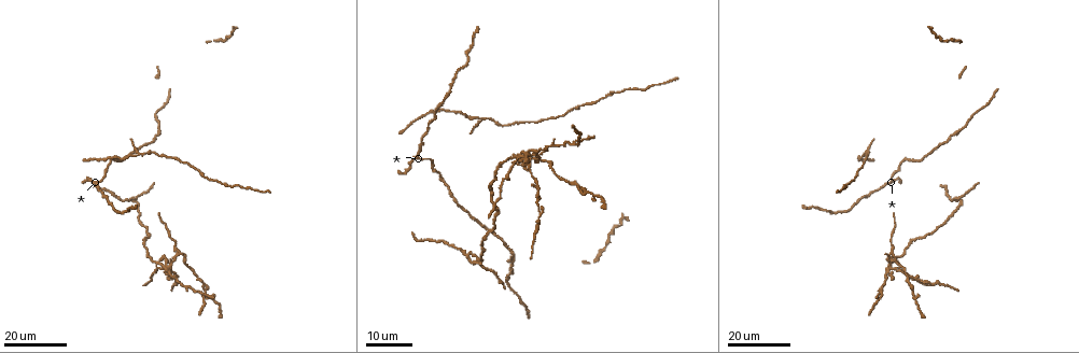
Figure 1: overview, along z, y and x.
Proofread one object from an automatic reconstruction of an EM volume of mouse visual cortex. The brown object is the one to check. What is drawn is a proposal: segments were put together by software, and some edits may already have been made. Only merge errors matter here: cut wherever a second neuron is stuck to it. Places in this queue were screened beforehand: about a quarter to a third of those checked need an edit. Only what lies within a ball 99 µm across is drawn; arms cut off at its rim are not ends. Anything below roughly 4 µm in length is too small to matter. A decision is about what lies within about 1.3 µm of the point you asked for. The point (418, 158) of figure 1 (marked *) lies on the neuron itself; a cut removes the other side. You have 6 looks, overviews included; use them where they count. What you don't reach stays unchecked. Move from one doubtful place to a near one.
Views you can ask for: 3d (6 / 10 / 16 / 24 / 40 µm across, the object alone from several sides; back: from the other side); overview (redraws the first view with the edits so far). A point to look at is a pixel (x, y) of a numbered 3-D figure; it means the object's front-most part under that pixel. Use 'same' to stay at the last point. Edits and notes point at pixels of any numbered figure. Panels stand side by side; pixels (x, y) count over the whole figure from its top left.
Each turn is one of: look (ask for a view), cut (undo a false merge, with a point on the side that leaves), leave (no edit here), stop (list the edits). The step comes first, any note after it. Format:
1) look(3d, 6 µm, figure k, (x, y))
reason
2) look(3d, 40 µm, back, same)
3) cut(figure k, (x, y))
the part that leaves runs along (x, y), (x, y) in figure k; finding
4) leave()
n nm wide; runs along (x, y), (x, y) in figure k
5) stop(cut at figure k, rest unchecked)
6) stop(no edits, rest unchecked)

look(3d, 24 µm, figure 1, (128, 201))
a fork

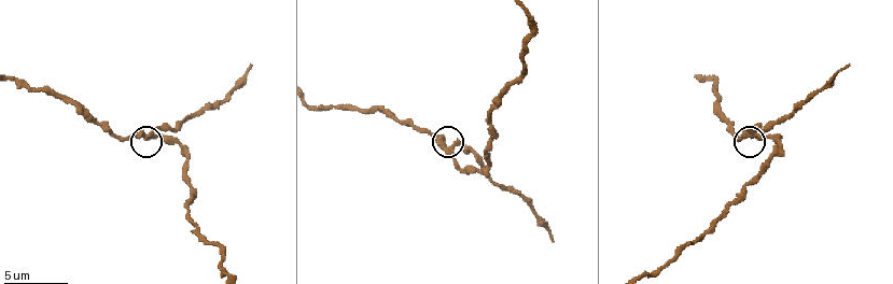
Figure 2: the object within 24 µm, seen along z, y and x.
look(3d, 10 µm, figure 2, (759, 135))

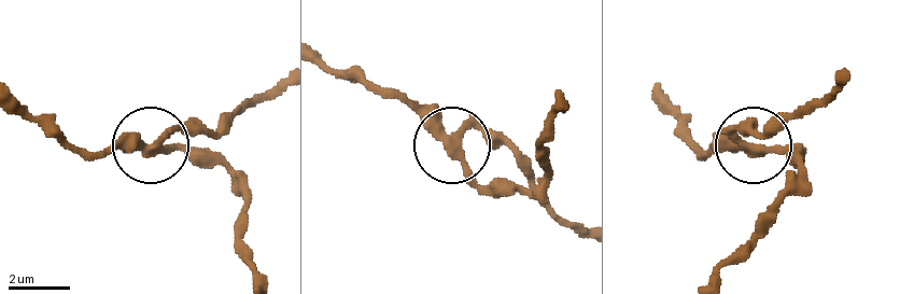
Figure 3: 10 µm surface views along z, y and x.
leave()
3 arms; one neuron here

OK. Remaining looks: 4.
look(3d, 16 µm, figure 1, (486, 117))
four arms meet

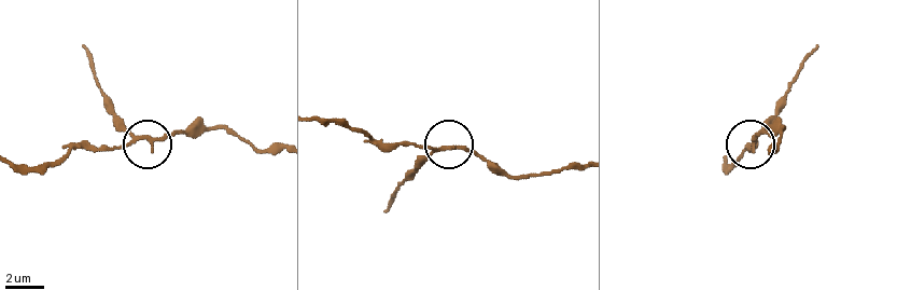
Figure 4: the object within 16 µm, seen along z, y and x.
look(3d, 10 µm, figure 4, (442, 147))

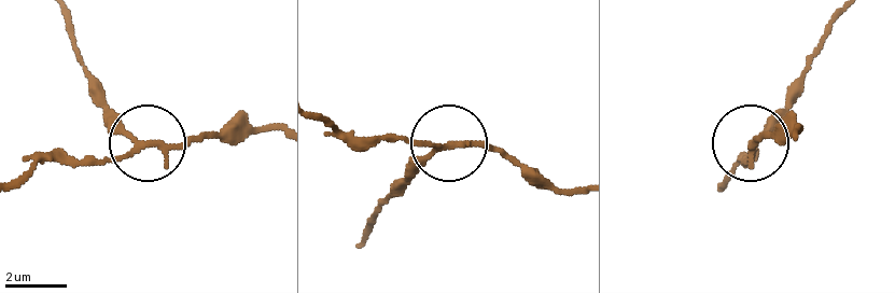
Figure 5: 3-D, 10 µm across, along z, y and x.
look(3d, 6 µm, figure 5, (446, 147))

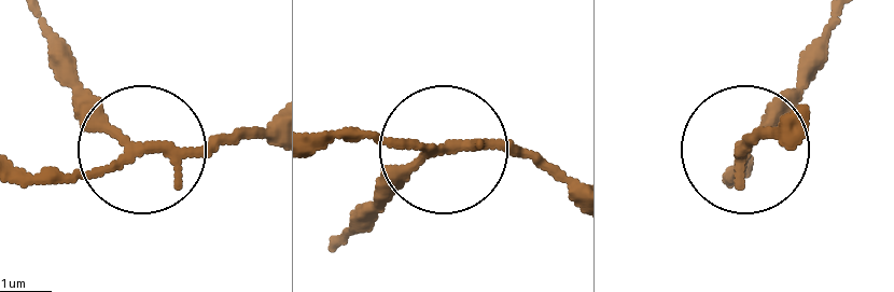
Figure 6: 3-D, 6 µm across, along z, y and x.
cut(figure 6, (94, 124))
side arm 7 µm; 4 arms; a second neuron is stuck on

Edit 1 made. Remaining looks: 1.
stop(cut at figure 6, rest unchecked)

